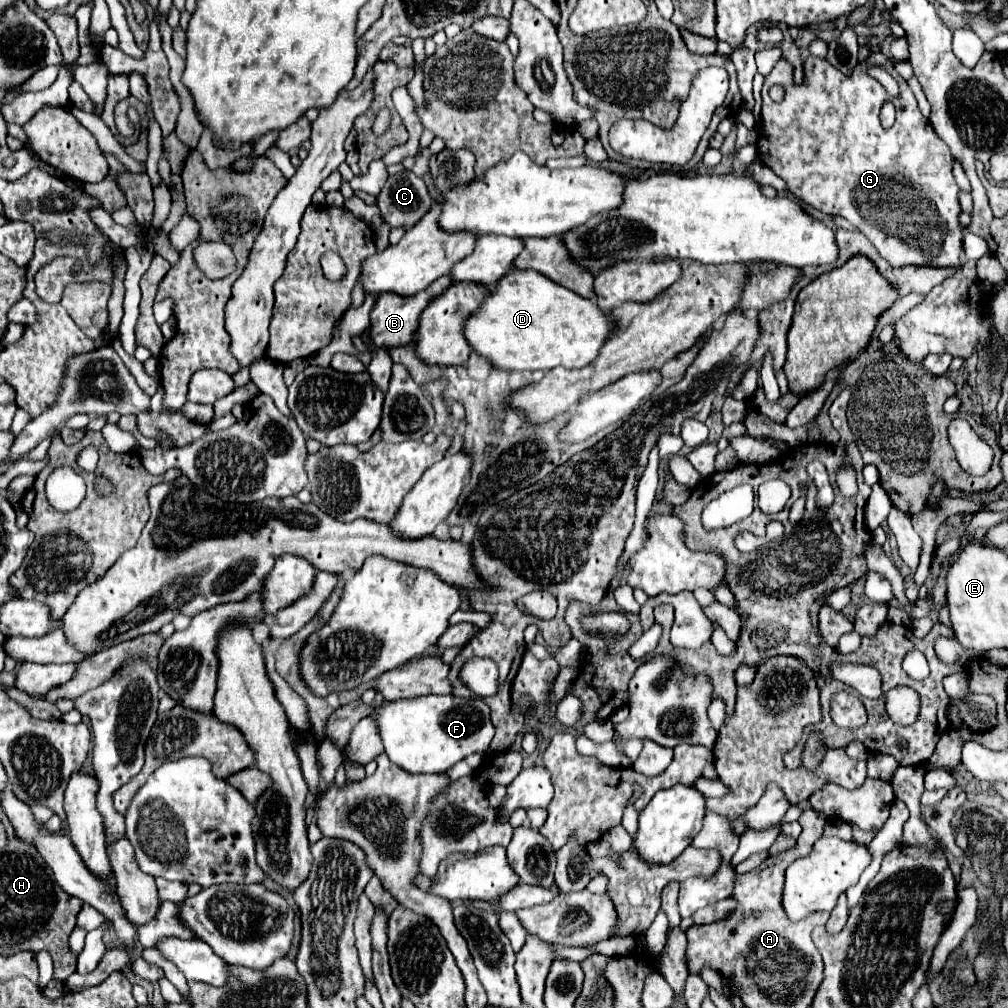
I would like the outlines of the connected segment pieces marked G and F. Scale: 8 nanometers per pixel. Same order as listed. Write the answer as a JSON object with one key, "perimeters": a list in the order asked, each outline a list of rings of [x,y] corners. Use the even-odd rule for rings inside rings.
{"perimeters":[[[[871,52],[861,60],[851,76],[839,74],[825,58],[809,56],[803,64],[803,82],[793,82],[793,68],[787,60],[779,60],[769,76],[765,76],[761,98],[761,126],[757,138],[757,156],[789,186],[789,192],[809,206],[837,214],[855,224],[877,252],[891,262],[891,266],[955,266],[963,264],[963,228],[959,226],[959,188],[953,178],[953,158],[949,146],[935,134],[931,122],[921,114],[917,100],[907,82],[895,72],[893,60],[883,52]],[[877,64],[883,66],[901,86],[901,98],[891,98],[885,88],[867,74]],[[771,84],[783,84],[787,94],[781,104],[773,102],[767,94]],[[883,102],[891,102],[897,110],[895,126],[883,130],[879,112]]],[[[445,694],[413,698],[411,702],[383,700],[371,714],[377,718],[385,754],[409,774],[441,774],[469,754],[485,752],[495,736],[489,708],[481,698],[457,698]]]]}

